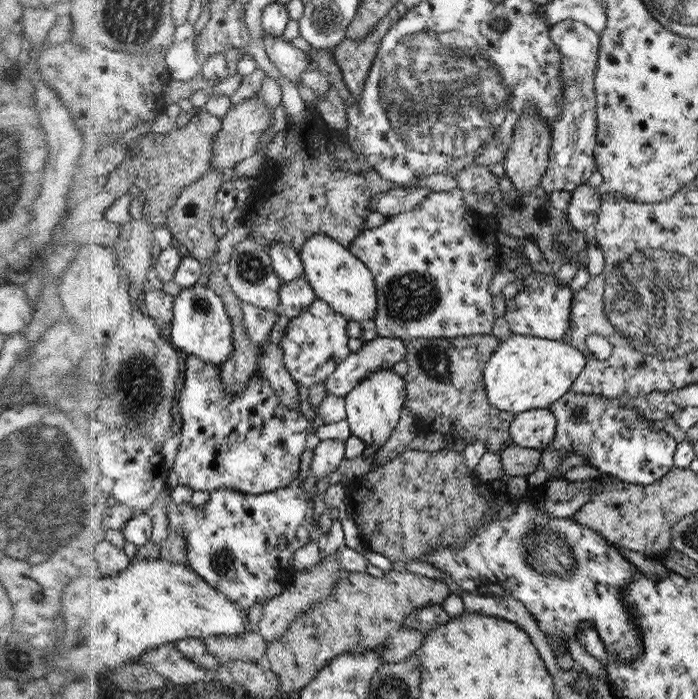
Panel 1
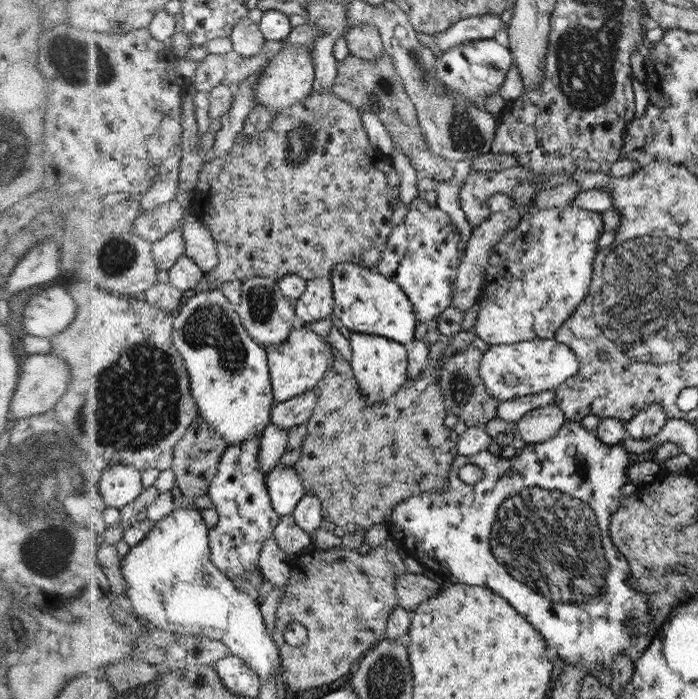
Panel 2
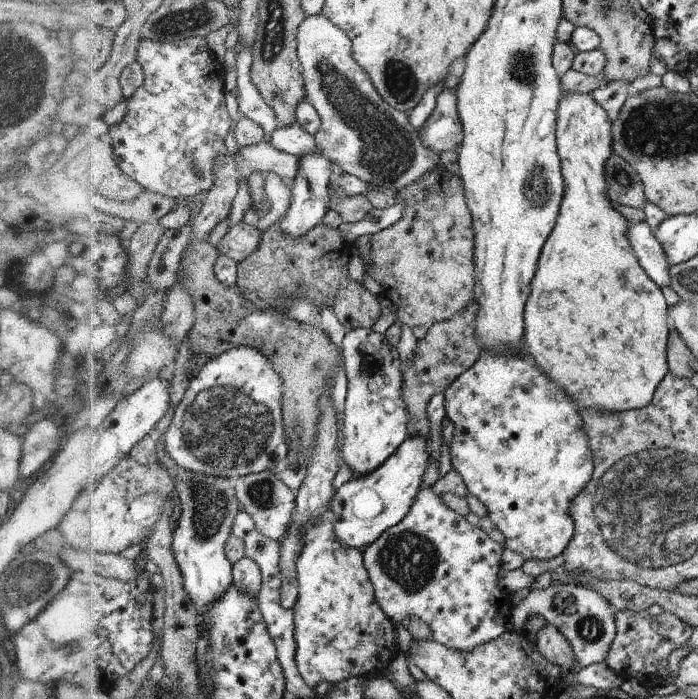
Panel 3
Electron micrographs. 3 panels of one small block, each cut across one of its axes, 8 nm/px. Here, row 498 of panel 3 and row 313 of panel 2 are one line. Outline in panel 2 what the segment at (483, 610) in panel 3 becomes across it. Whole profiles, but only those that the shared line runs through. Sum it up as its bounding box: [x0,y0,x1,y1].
[374,197,463,324]

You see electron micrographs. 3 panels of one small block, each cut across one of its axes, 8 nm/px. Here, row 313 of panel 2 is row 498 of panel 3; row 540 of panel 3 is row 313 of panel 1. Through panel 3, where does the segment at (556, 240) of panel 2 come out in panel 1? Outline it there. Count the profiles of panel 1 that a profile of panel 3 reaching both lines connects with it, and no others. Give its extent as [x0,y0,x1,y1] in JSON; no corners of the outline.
[504,272,574,341]

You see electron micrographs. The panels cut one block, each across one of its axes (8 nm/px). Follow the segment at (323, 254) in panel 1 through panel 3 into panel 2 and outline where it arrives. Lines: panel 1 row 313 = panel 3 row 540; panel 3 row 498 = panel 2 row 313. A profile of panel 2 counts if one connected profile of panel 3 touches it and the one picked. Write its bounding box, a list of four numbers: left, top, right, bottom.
[334,261,417,344]

